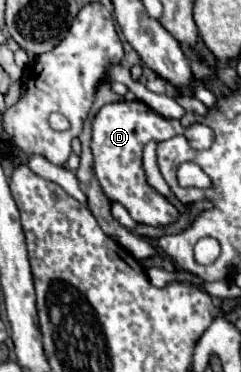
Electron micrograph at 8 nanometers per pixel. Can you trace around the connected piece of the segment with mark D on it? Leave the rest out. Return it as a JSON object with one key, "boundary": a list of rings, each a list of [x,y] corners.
{"boundary":[[[120,101],[108,103],[96,113],[92,121],[90,141],[90,149],[94,155],[92,169],[108,201],[124,205],[136,223],[158,227],[178,219],[178,209],[146,183],[142,169],[142,149],[148,141],[164,141],[174,135],[180,135],[182,131],[184,127],[180,125],[180,121],[164,119],[158,113],[154,113],[148,105],[126,105],[124,101]]]}

